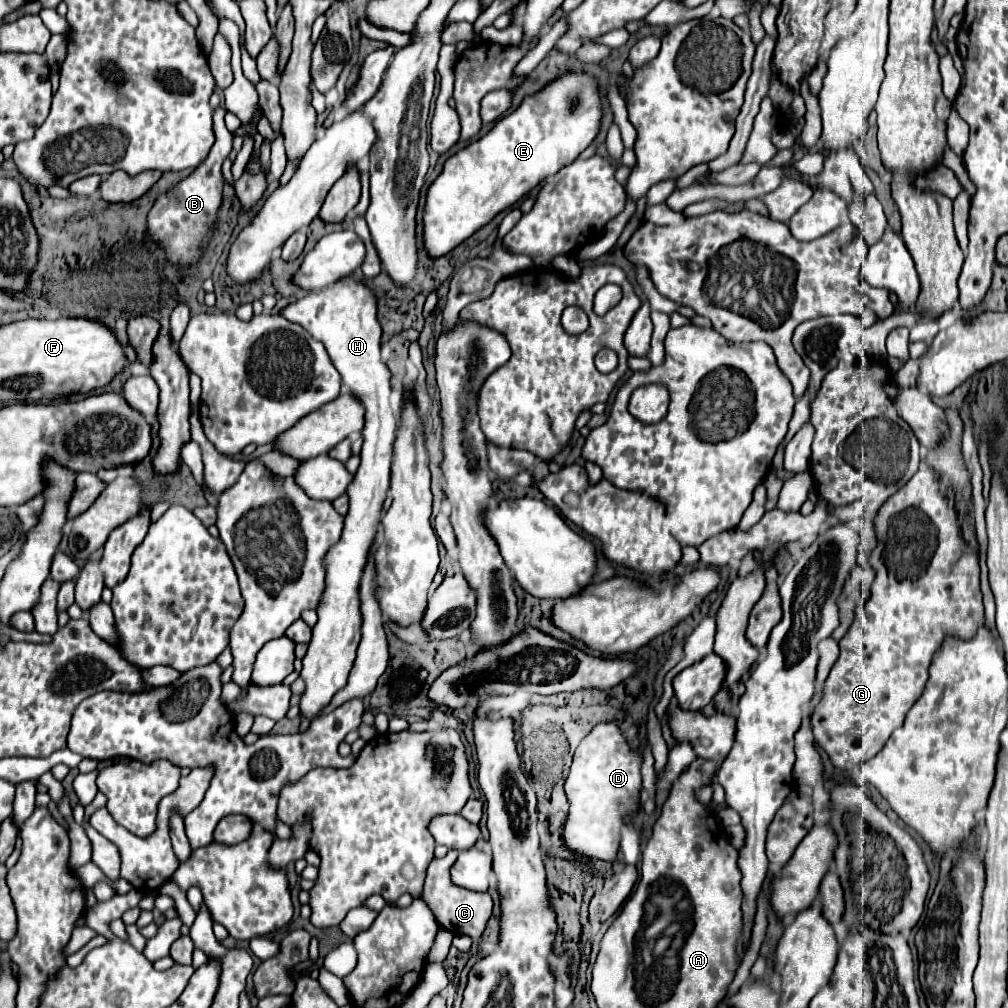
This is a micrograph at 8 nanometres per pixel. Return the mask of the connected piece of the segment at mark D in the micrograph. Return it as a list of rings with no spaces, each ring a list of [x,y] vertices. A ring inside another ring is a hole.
[[[614,723],[596,725],[578,745],[570,775],[566,779],[570,809],[564,825],[564,841],[570,851],[600,861],[612,861],[616,857],[620,847],[620,825],[638,809],[642,789],[640,765],[642,757],[628,745]]]

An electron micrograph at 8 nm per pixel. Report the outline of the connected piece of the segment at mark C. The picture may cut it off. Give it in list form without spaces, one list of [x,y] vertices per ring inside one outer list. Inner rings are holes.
[[[448,851],[446,857],[434,859],[428,867],[426,883],[422,889],[422,897],[426,899],[428,907],[432,909],[436,923],[454,935],[468,935],[478,939],[486,927],[486,921],[492,915],[492,897],[488,893],[470,893],[468,889],[454,887],[450,881],[450,865],[454,865],[458,858],[458,851]]]

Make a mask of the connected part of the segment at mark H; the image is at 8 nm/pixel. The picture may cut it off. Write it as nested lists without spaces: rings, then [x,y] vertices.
[[[350,273],[338,279],[334,285],[322,291],[312,291],[310,295],[288,305],[282,315],[294,323],[300,323],[328,349],[332,363],[336,365],[342,381],[348,385],[350,393],[362,403],[366,423],[362,429],[362,451],[360,467],[354,473],[352,483],[346,493],[350,497],[350,511],[346,515],[342,539],[330,547],[324,555],[326,585],[318,601],[316,613],[318,623],[314,625],[312,641],[308,643],[308,653],[304,657],[302,679],[306,681],[306,691],[300,699],[300,709],[308,719],[330,703],[334,693],[342,689],[348,681],[348,673],[356,659],[356,647],[360,643],[360,579],[370,555],[370,547],[376,543],[376,535],[382,523],[382,505],[386,501],[386,491],[390,487],[390,465],[394,451],[396,417],[390,407],[390,369],[382,363],[380,355],[380,323],[378,323],[378,299],[374,291],[364,283],[362,277]]]

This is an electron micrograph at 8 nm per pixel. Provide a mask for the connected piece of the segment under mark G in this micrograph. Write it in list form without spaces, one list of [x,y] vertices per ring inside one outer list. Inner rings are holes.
[[[918,469],[918,473],[902,489],[898,489],[886,503],[882,503],[882,507],[876,511],[872,521],[874,521],[874,529],[876,529],[876,547],[868,553],[868,565],[874,569],[874,583],[870,587],[870,597],[862,605],[856,607],[854,623],[850,625],[848,633],[838,643],[839,657],[824,681],[822,697],[810,717],[816,743],[828,753],[828,757],[832,759],[832,763],[838,769],[854,769],[854,767],[866,763],[868,759],[872,759],[882,749],[882,745],[888,741],[890,733],[902,725],[908,709],[922,695],[922,689],[924,689],[926,677],[928,677],[928,665],[930,665],[932,655],[936,653],[938,645],[944,641],[944,637],[948,637],[948,633],[960,633],[960,637],[970,639],[970,637],[974,637],[978,625],[984,619],[978,561],[974,561],[974,557],[970,557],[970,553],[966,553],[966,557],[962,557],[962,537],[958,537],[954,513],[950,513],[950,505],[946,505],[946,497],[942,497],[942,493],[938,493],[938,489],[934,489],[934,485],[930,485],[930,473],[926,473],[926,469]]]

